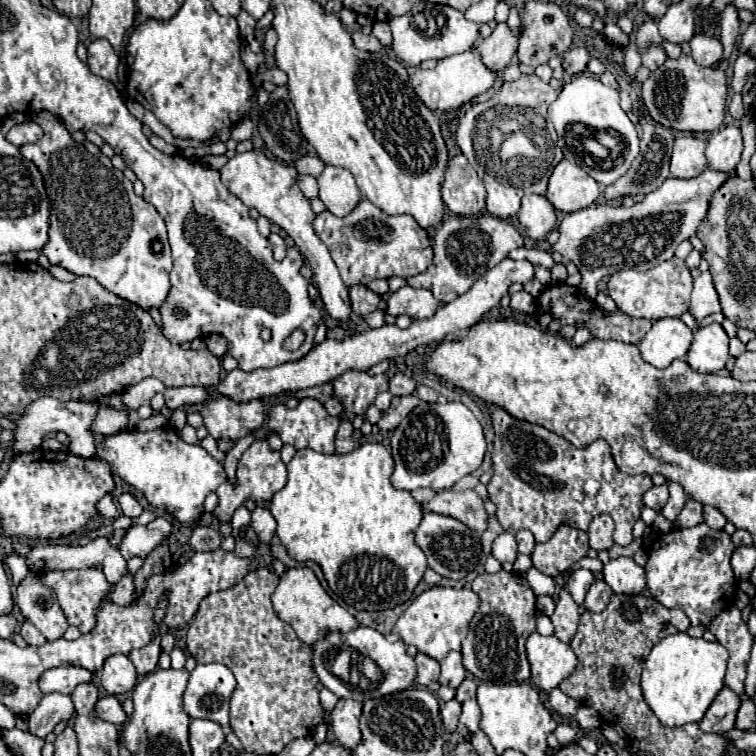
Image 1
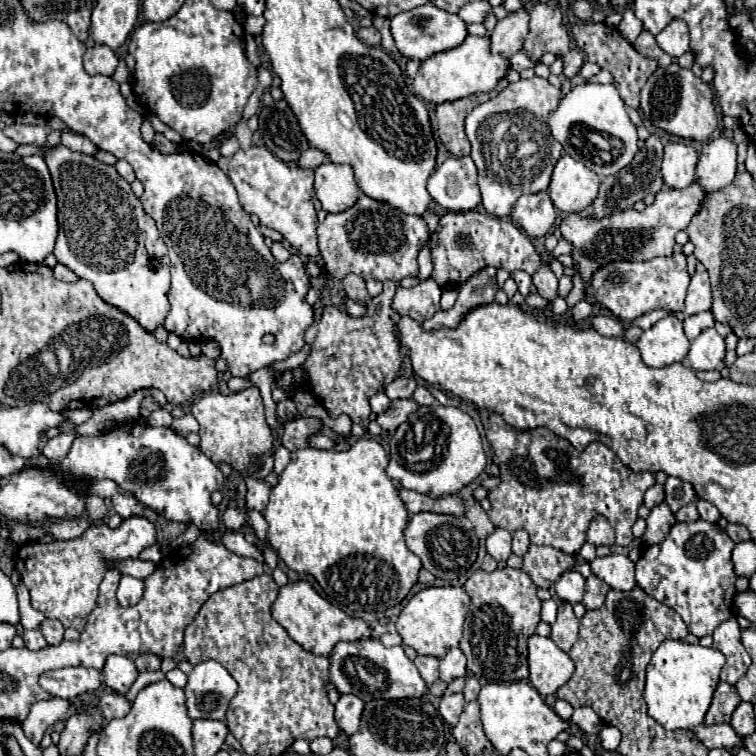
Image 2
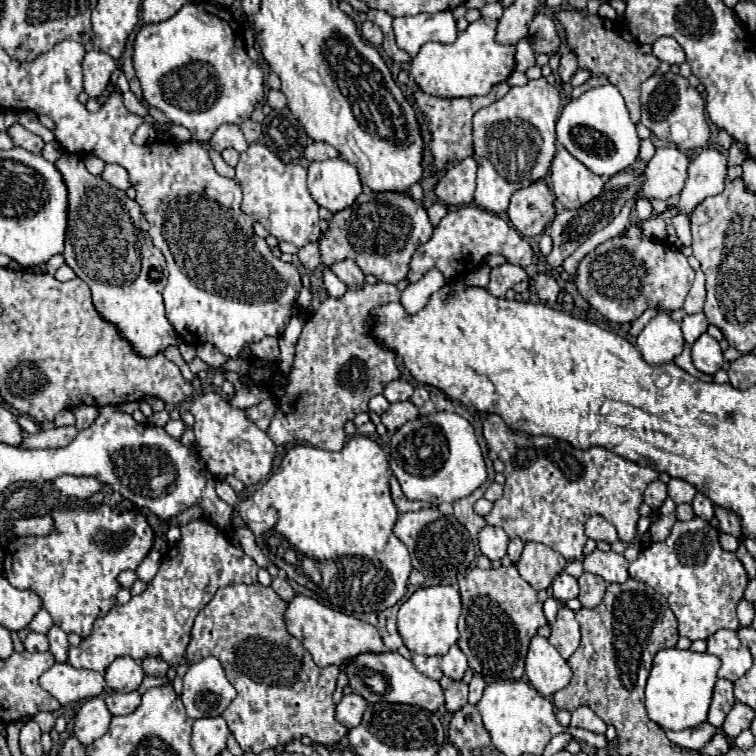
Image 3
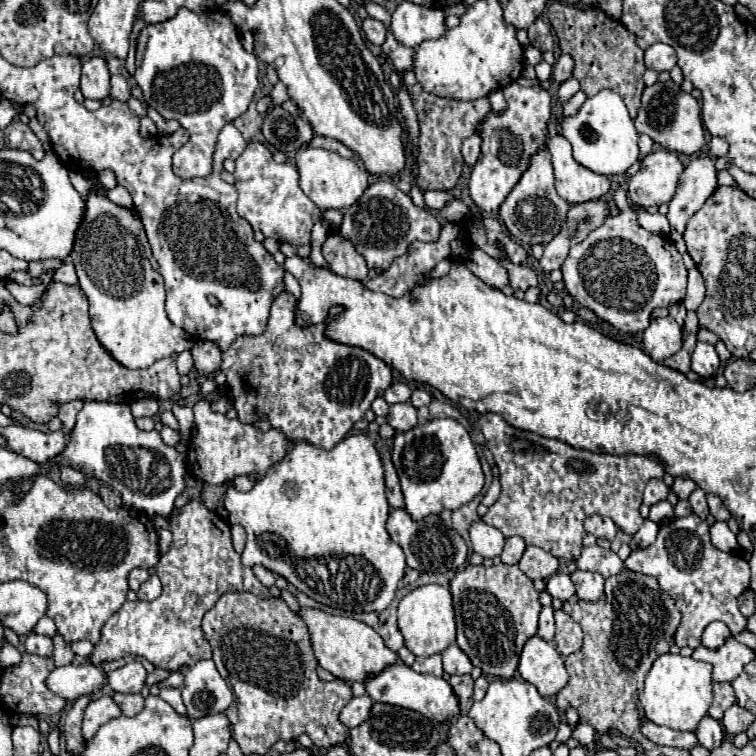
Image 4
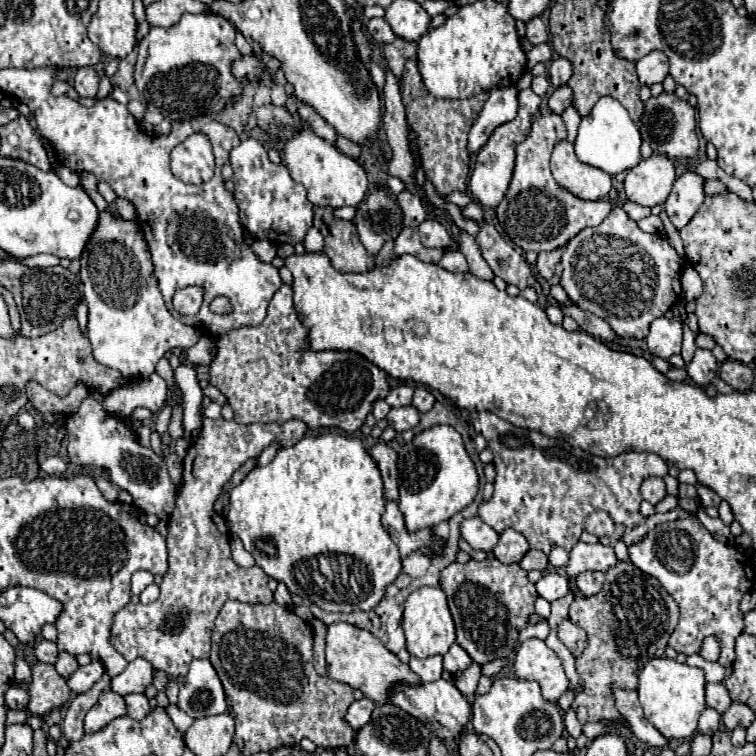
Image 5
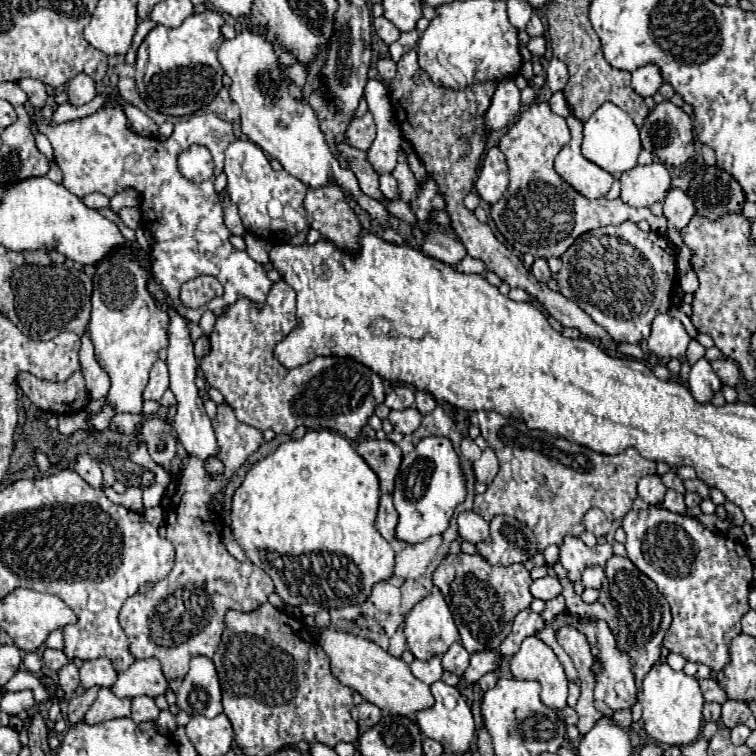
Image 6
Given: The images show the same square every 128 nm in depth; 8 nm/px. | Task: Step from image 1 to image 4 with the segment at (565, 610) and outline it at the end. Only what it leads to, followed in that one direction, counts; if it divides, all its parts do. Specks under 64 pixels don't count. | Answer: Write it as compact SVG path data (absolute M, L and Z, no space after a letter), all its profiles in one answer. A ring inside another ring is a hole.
M554 610L556 618L556 650L560 656L570 656L582 648L582 628L564 612L564 610Z

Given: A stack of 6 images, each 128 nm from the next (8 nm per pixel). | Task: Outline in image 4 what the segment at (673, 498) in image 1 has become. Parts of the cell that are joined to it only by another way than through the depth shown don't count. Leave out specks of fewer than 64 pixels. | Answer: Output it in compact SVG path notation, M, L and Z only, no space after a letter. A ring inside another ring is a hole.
M676 478L672 484L672 492L678 496L678 500L686 500L696 490L696 484L688 478Z

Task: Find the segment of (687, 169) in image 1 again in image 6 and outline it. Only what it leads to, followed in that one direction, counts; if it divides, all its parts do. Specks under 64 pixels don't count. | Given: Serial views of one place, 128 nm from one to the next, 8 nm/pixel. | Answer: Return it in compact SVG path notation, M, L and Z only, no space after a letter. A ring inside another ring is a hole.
M652 162L648 166L634 166L620 176L622 194L620 198L628 206L652 206L662 202L670 188L670 172L664 164Z

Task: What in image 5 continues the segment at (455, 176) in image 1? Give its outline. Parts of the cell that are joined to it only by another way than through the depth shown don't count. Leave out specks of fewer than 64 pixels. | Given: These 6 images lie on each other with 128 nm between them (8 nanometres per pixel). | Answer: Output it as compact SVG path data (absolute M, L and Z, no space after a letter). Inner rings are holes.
M514 86L490 90L488 102L484 104L476 124L468 132L468 152L476 154L488 142L488 136L494 132L494 128L508 120L514 120L516 112L518 100Z

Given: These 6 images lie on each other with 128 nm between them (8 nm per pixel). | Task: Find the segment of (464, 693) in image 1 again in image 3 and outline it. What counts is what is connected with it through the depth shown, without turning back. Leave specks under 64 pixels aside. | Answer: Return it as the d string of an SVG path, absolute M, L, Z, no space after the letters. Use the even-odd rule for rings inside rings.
M474 676L470 682L470 704L476 704L482 698L484 688L486 688L486 682L482 680L482 676Z

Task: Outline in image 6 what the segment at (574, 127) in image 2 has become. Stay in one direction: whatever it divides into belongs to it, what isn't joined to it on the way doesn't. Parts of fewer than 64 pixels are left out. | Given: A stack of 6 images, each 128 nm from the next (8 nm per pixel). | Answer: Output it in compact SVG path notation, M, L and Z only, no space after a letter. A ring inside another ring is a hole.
M604 102L586 122L584 122L584 138L582 138L582 156L602 170L614 174L622 174L632 170L638 164L638 154L642 150L638 128L632 118L620 110L612 102Z

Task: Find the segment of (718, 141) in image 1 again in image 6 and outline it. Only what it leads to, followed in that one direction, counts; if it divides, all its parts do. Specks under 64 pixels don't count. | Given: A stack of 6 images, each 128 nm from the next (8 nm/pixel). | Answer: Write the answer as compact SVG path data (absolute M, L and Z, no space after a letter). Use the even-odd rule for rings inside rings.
M672 188L666 194L664 200L664 216L668 220L668 226L674 226L676 230L682 230L690 218L696 214L696 206L692 198L682 188Z

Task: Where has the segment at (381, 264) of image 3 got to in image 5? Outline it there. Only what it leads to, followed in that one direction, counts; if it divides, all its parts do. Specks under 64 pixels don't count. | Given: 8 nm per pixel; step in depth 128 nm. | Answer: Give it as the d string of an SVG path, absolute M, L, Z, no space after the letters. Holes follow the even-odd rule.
M376 186L362 204L356 206L352 222L370 256L376 256L384 242L398 238L402 232L402 216L402 208L384 186ZM428 218L424 220L420 226L418 226L418 232L420 232L420 240L424 246L428 248L444 248L448 250L452 240L450 240L450 232L446 230L446 226L434 218Z

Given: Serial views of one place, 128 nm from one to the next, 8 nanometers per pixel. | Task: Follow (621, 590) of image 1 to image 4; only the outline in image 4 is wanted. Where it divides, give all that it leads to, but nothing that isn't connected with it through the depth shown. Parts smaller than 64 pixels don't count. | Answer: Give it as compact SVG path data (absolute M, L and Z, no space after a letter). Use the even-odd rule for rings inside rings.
M590 546L584 548L580 558L576 560L578 570L590 570L590 572L600 572L604 578L616 576L622 572L624 562L618 558L616 552L604 550L600 546Z

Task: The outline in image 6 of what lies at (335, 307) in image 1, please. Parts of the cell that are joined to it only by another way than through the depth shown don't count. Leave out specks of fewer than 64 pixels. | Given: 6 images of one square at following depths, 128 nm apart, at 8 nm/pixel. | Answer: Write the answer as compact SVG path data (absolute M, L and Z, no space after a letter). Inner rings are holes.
M234 140L226 148L226 164L224 172L228 176L228 192L232 202L238 204L240 218L248 232L256 234L258 238L270 242L270 244L284 244L288 242L296 232L308 230L306 210L304 210L304 196L306 186L290 176L286 170L272 170L270 160L262 152L260 146L256 146L250 140ZM268 212L282 212L280 218L272 218Z

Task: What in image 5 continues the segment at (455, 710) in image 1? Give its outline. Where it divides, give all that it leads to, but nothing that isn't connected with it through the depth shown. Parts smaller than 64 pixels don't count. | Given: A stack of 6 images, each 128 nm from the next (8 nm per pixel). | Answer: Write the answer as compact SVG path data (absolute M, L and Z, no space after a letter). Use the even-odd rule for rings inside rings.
M472 664L470 668L466 668L464 672L456 674L456 680L454 680L454 686L466 694L466 696L472 696L476 692L476 684L478 684L478 678L480 678L480 666L478 664Z

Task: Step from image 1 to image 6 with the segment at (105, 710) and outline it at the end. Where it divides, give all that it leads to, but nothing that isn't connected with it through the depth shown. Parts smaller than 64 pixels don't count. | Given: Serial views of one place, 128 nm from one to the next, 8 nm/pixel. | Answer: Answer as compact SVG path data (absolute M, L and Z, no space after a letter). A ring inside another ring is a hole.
M136 696L132 698L132 714L130 718L136 722L154 722L158 718L160 710L154 704L154 700L150 696Z

